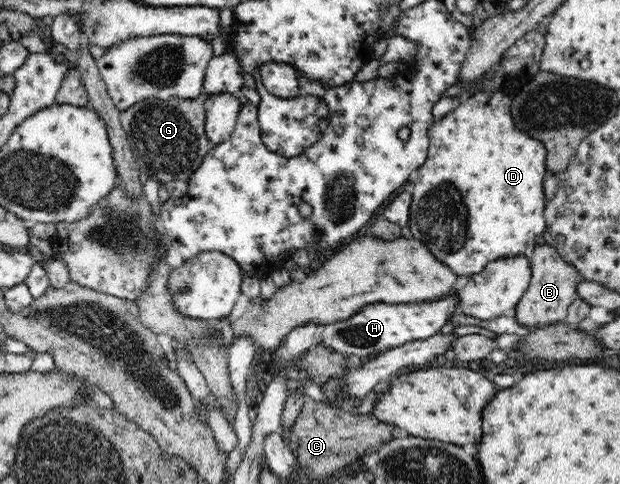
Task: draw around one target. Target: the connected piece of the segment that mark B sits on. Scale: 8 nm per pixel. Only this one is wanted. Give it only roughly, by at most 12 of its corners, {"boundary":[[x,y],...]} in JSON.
{"boundary":[[552,246],[533,248],[512,315],[531,330],[557,324],[581,279]]}

